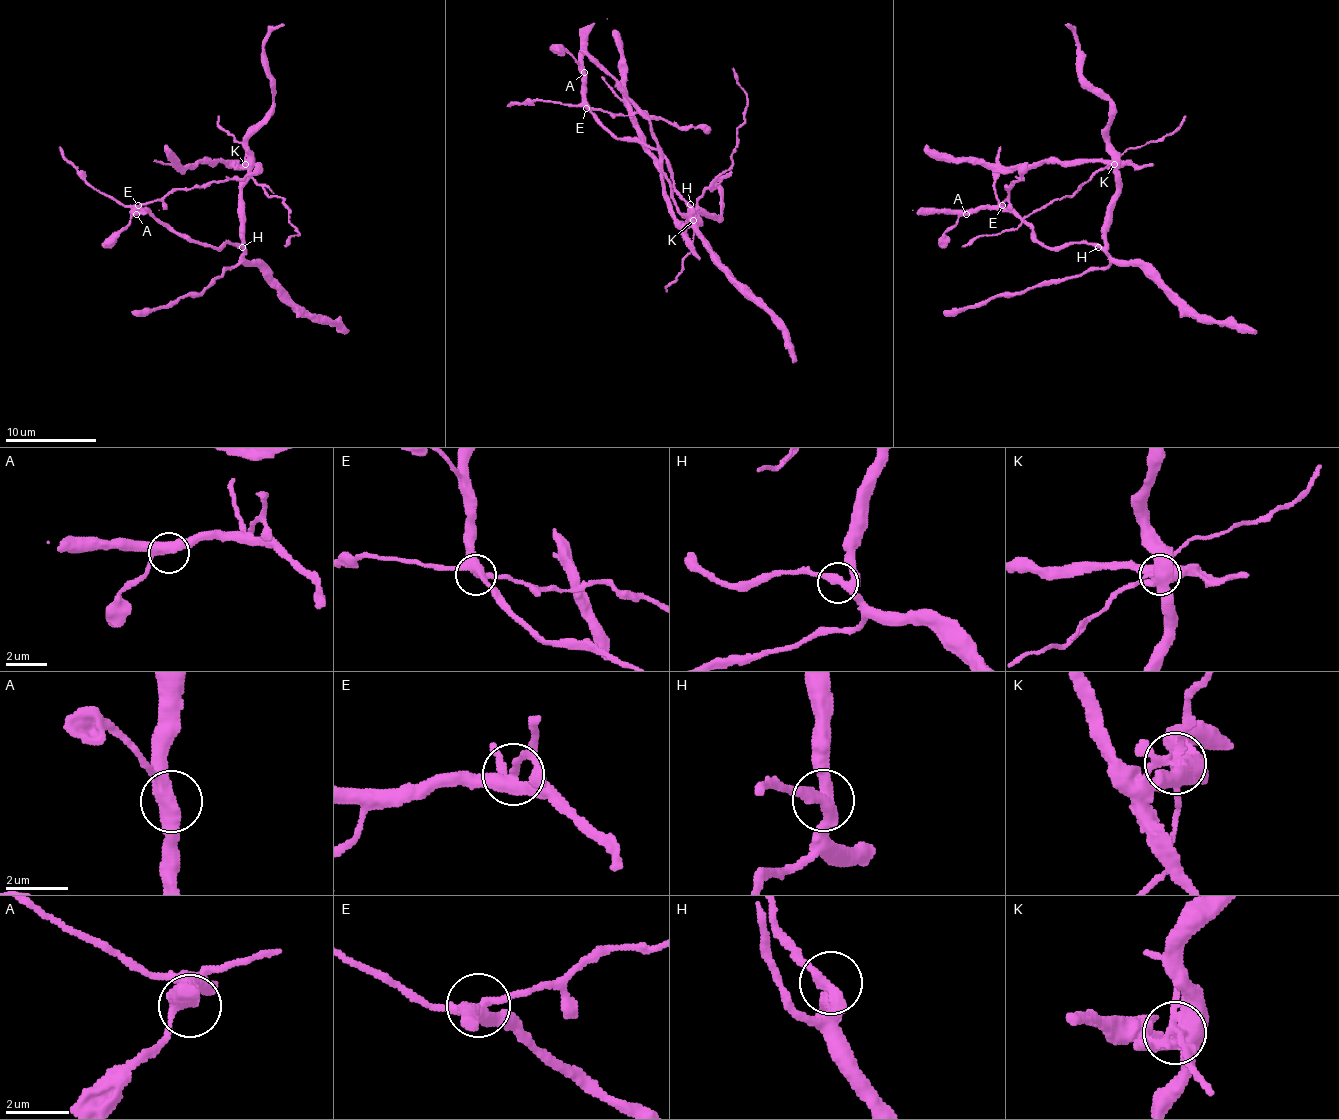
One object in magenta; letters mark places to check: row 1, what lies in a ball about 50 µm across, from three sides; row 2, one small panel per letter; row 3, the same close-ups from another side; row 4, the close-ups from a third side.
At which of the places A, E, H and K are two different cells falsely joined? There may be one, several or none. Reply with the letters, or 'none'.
E, K

